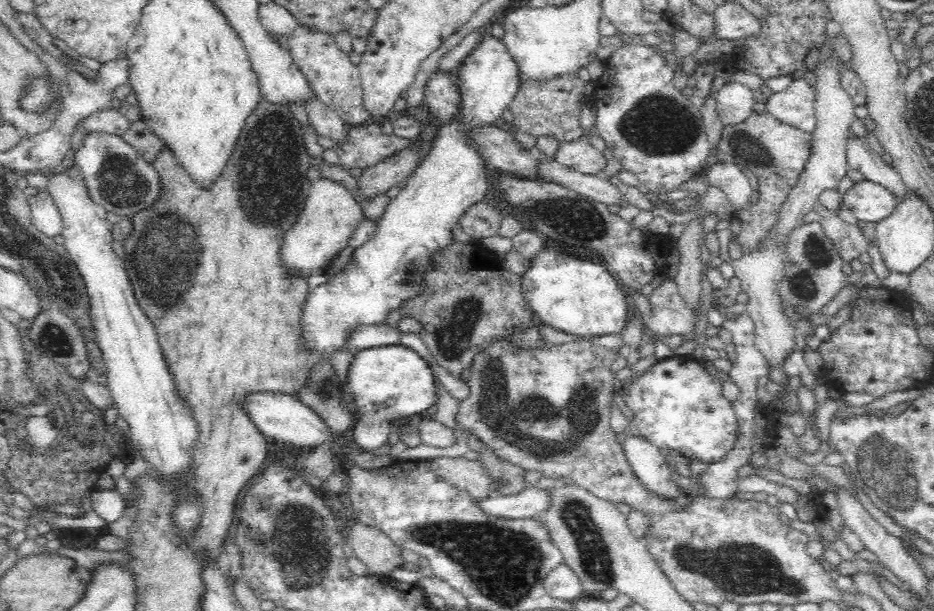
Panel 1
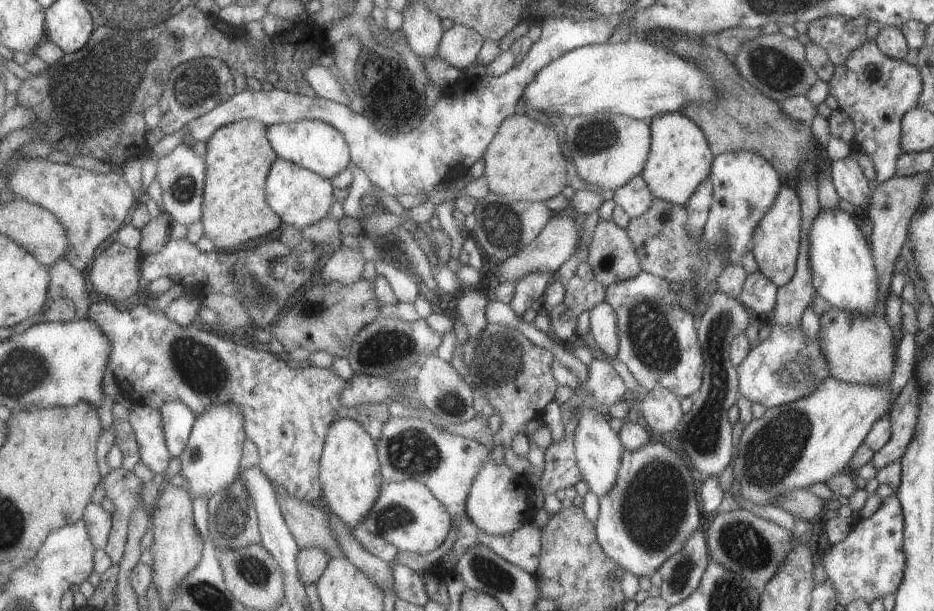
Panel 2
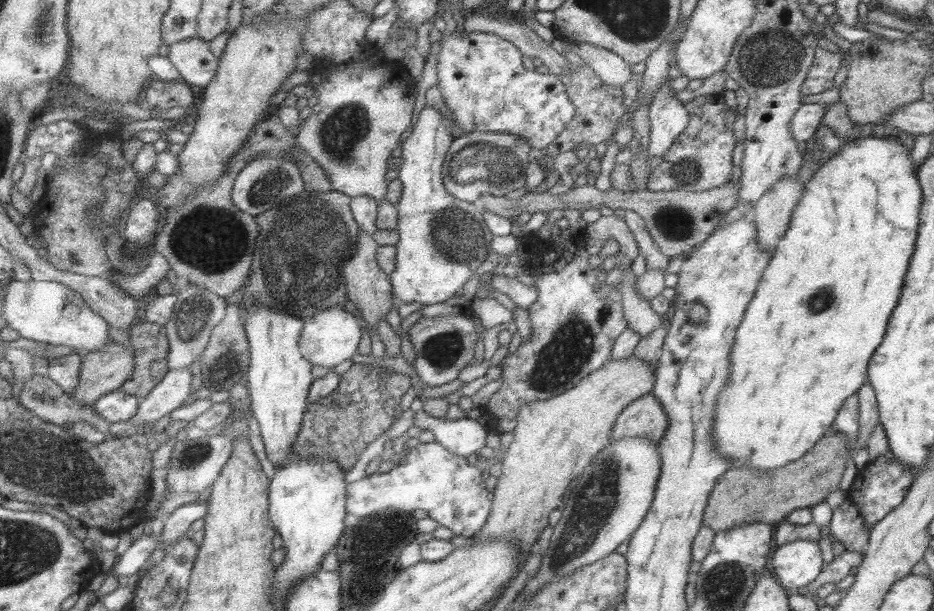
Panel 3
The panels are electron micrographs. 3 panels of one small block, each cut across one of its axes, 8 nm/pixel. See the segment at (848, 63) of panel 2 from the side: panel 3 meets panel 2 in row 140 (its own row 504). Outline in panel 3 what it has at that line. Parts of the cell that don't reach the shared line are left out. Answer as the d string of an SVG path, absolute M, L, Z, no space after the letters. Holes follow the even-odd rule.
M883 456L875 460L868 459L861 469L857 469L855 481L846 490L846 494L857 507L866 531L869 531L878 520L903 502L909 486L913 483L913 478L913 473L906 468L906 465L899 464L894 457L888 461Z

